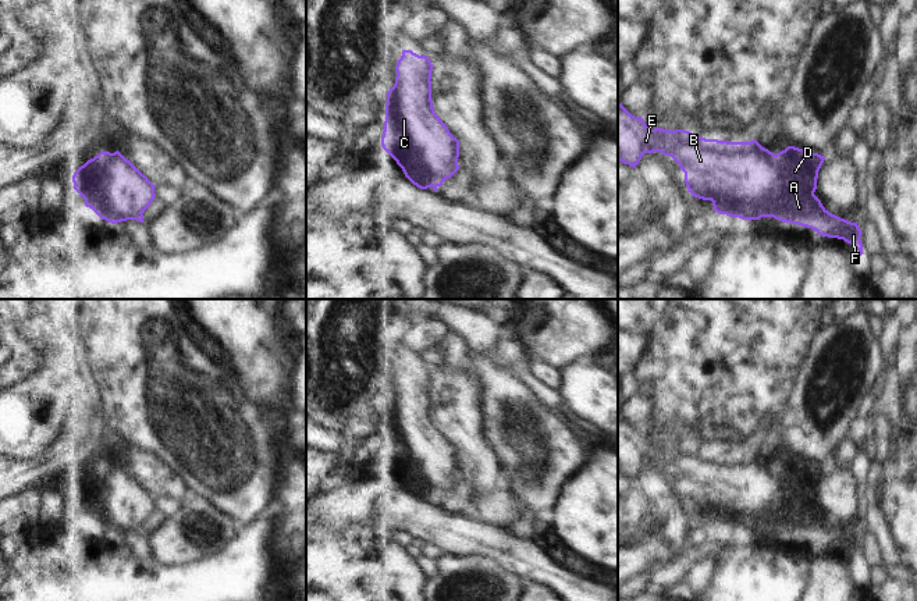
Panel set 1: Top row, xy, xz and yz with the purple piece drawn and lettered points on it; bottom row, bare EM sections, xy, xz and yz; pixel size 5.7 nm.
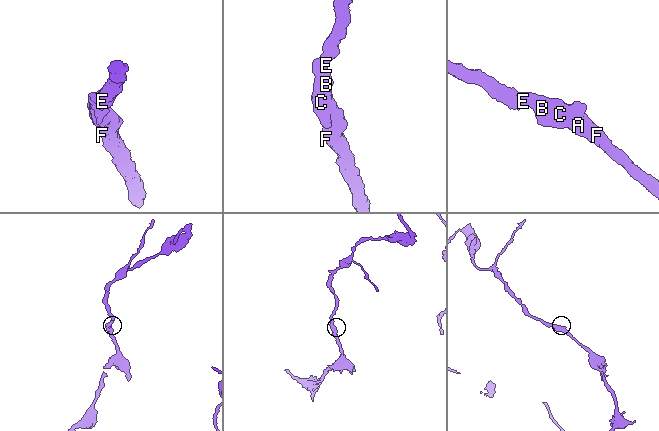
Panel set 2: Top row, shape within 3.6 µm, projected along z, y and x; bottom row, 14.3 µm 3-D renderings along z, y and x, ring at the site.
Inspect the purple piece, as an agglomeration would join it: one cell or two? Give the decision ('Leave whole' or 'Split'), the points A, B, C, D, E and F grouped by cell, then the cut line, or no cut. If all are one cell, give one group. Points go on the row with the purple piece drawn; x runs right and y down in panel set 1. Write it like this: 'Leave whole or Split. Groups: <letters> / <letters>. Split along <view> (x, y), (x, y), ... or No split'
Leave whole. Groups: A B C D E F. No split

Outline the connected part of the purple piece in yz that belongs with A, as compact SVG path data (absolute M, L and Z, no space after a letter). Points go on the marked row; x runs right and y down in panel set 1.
M618 104L618 160L636 168L644 153L660 152L671 156L685 173L689 192L699 199L711 200L714 211L742 220L775 220L814 230L818 235L843 239L863 255L861 230L857 223L829 213L814 195L818 171L825 160L818 153L788 146L779 153L763 147L756 139L728 142L705 139L685 129L651 129L644 120L632 115Z

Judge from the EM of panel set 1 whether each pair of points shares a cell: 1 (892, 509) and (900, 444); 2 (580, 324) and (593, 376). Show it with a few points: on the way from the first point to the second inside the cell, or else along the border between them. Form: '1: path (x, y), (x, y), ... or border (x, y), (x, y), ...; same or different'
1: path (900, 493), (900, 461); same
2: border (576, 359), (562, 370); different

